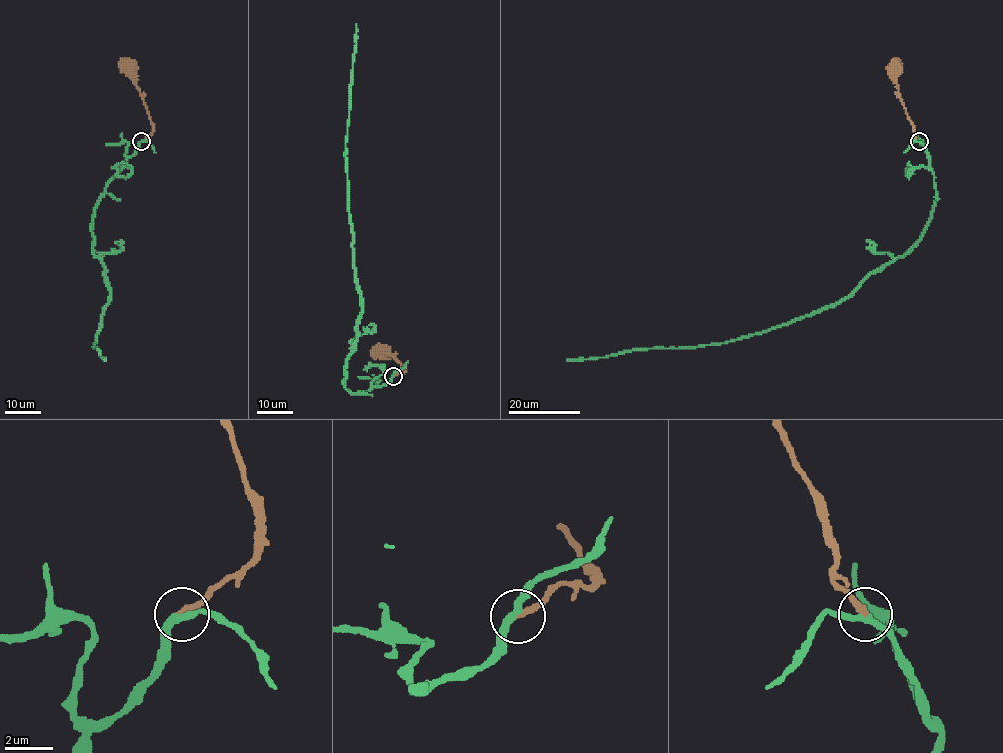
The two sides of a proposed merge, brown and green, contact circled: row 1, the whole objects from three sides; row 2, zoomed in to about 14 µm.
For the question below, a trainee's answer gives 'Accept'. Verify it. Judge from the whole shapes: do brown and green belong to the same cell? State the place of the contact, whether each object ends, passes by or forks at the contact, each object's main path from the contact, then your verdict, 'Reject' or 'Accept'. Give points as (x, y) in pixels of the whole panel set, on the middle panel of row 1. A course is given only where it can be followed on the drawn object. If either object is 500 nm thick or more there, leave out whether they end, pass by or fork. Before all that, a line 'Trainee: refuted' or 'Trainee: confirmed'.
Trainee: confirmed
Place: (393, 376). At the ring brown ends. At the ring green passes by. Course of brown: (393, 376), (404, 369), (392, 356), (380, 351). Course of green: (393, 376), (369, 390), (350, 392), (345, 387), (346, 363), (362, 309), (346, 150), (356, 23). Accept

